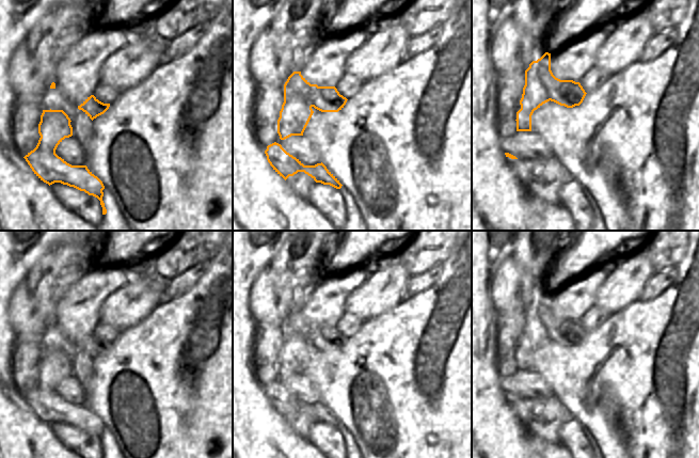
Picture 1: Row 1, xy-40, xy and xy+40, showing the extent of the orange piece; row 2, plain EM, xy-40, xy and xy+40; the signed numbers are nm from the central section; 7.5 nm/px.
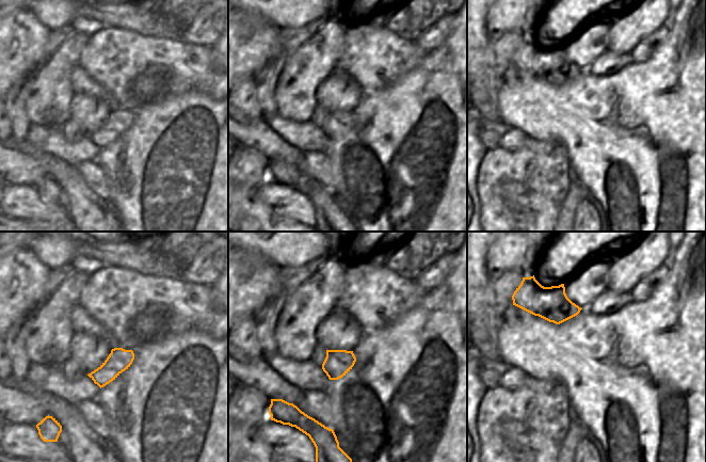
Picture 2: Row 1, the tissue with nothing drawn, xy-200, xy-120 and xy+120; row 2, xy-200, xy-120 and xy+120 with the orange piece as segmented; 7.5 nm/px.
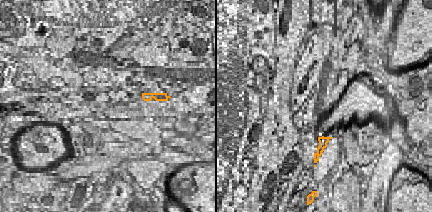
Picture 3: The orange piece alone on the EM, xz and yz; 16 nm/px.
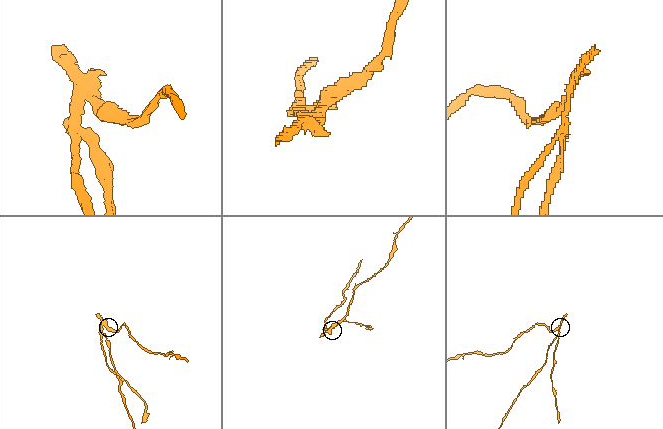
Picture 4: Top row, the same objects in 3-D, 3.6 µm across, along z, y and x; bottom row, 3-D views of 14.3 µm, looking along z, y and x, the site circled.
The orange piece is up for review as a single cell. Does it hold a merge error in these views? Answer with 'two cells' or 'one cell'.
two cells

